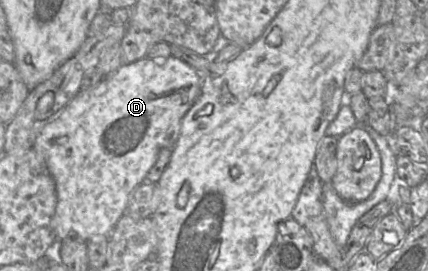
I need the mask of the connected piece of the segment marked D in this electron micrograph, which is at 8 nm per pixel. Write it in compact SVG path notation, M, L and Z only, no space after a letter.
M172 56L145 57L128 65L122 65L98 84L79 91L63 111L43 128L34 145L34 149L45 161L55 182L57 204L52 227L57 240L75 239L87 242L93 237L107 237L110 234L119 219L125 214L131 192L145 182L147 173L156 163L160 151L164 148L174 148L180 136L182 120L196 103L200 94L201 78L198 73L184 61Z

